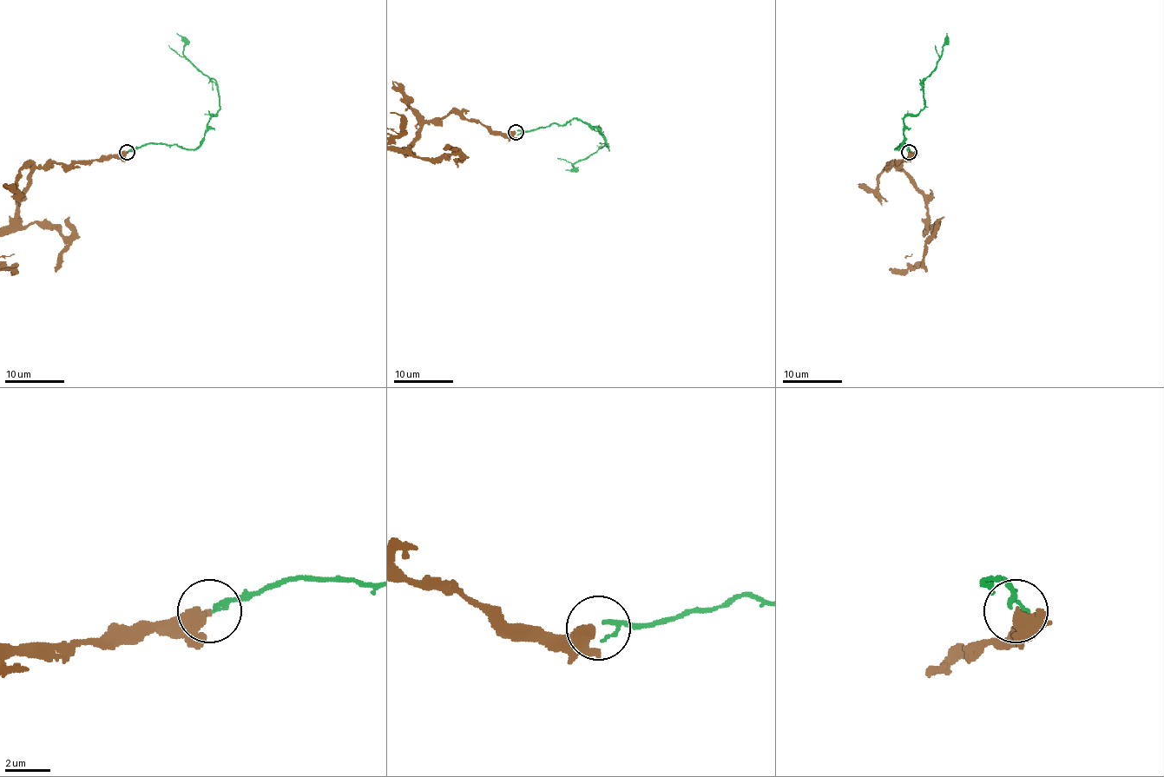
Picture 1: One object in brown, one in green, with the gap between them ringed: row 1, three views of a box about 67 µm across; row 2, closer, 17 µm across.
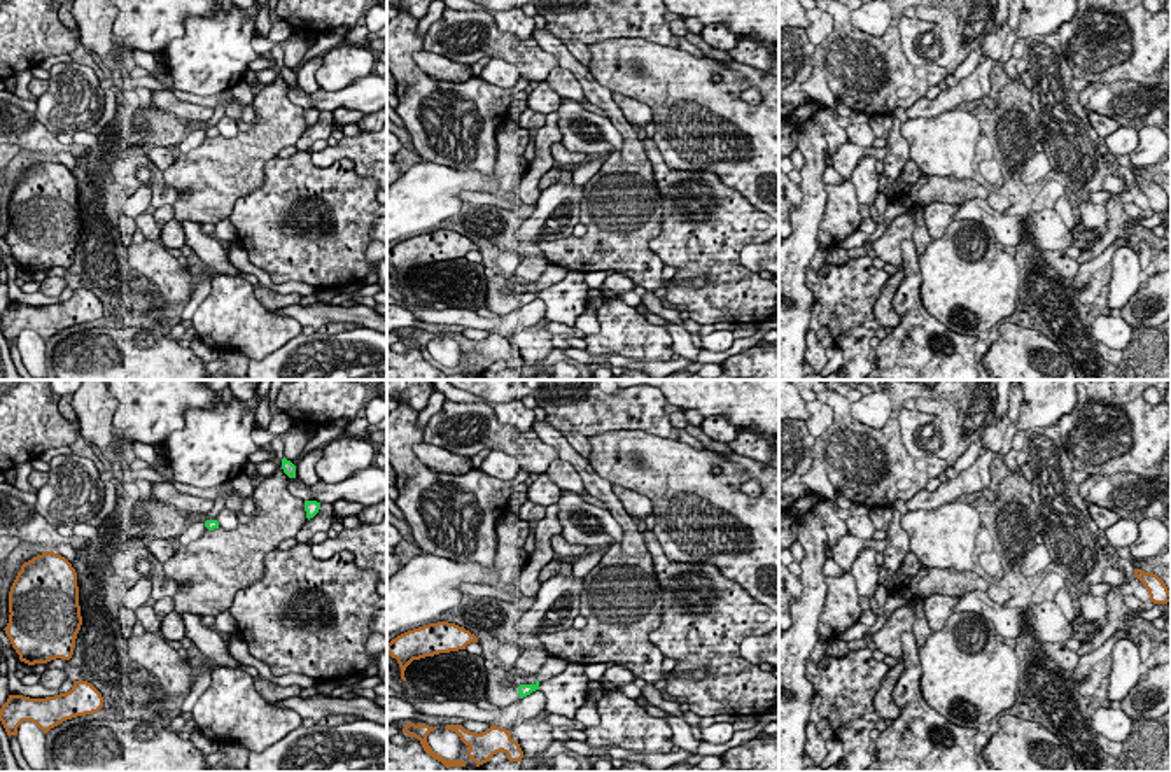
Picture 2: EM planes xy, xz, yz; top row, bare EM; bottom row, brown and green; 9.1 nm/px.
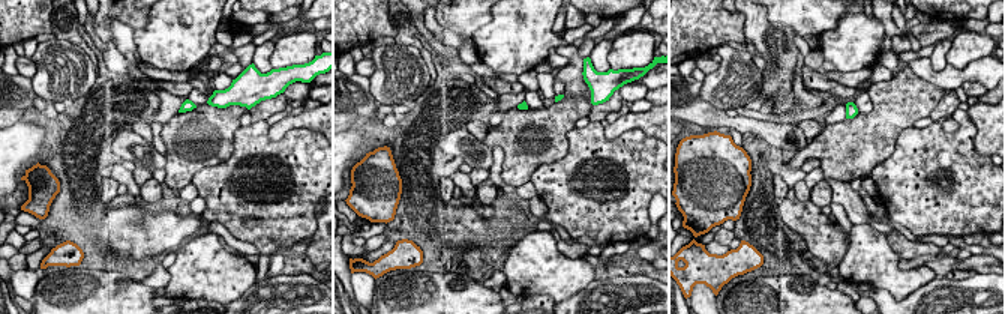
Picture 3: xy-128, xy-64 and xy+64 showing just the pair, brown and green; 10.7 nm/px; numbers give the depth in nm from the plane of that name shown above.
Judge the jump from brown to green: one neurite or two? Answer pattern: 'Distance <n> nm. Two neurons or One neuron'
Distance 320 nm. Two neurons

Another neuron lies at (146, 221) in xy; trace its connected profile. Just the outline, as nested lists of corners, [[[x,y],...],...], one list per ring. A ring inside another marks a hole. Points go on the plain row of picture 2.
[[[142,212],[135,217],[137,228],[144,233],[145,240],[159,242],[161,228],[156,224],[154,215],[151,212]]]

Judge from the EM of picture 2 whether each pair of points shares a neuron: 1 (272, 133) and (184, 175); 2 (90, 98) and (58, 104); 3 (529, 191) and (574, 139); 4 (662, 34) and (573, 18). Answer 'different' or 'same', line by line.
1: same
2: same
3: different
4: same

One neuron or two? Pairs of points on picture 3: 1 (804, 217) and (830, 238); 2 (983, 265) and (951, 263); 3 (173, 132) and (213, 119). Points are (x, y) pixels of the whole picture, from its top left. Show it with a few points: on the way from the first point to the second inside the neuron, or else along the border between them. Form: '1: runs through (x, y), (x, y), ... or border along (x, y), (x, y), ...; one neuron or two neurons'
1: runs through (810, 223), (824, 236); one neuron
2: runs through (975, 263), (959, 263); one neuron
3: runs through (183, 132), (200, 132), (203, 129); one neuron

